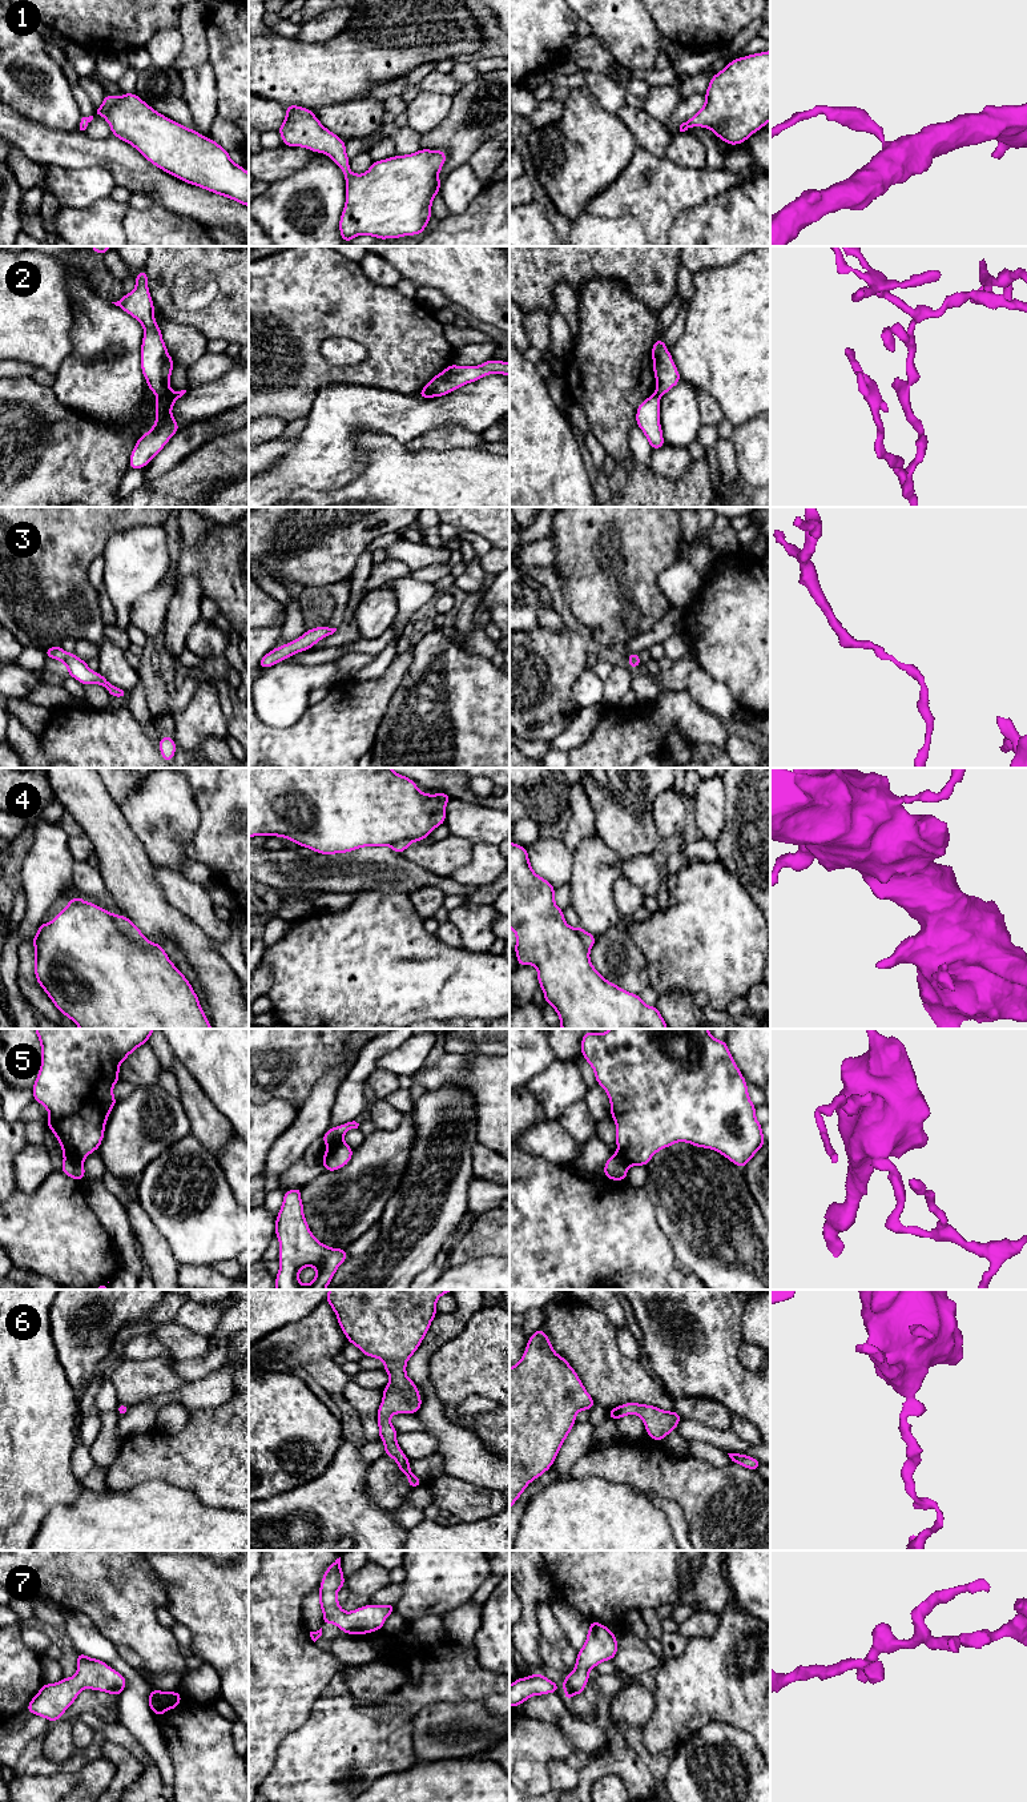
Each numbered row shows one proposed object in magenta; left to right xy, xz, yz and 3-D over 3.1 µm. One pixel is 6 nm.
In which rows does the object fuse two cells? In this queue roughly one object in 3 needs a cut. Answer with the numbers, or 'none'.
2, 4, 5

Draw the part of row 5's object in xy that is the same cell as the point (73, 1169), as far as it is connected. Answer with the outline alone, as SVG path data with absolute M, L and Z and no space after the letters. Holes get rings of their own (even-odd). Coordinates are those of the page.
M64 1157L61 1172L80 1182L85 1178L84 1163L71 1157Z

